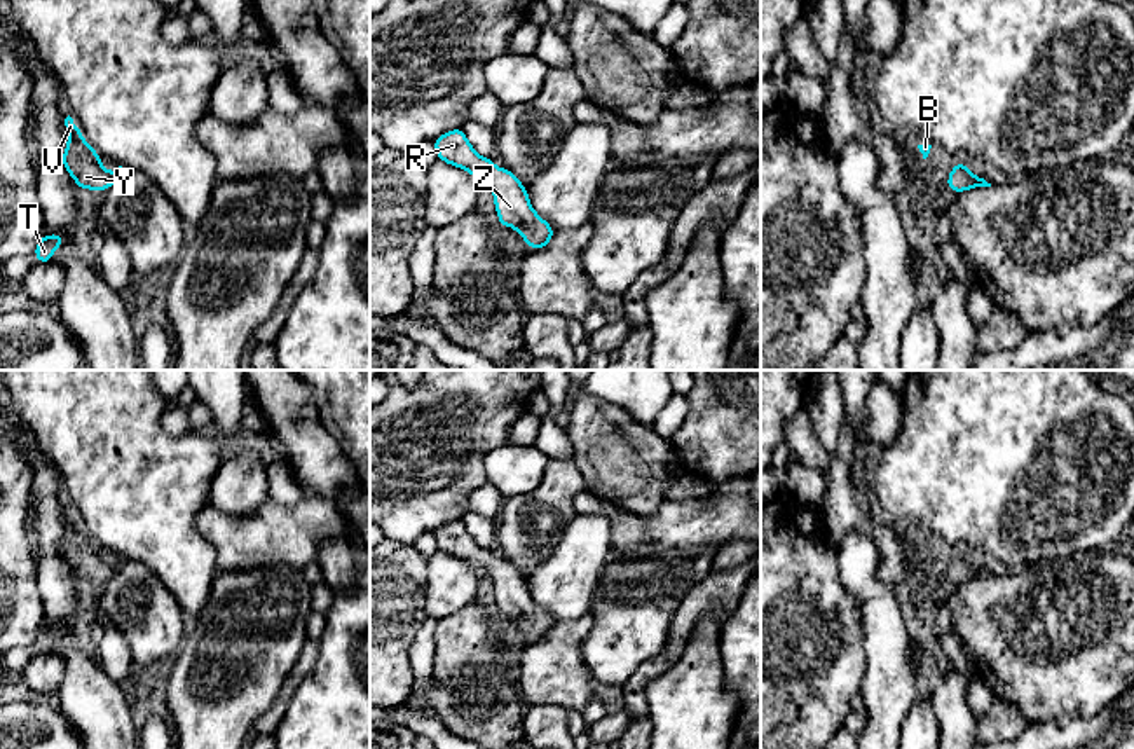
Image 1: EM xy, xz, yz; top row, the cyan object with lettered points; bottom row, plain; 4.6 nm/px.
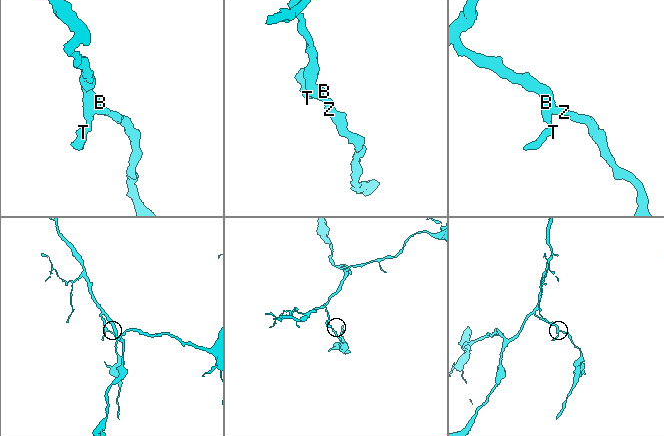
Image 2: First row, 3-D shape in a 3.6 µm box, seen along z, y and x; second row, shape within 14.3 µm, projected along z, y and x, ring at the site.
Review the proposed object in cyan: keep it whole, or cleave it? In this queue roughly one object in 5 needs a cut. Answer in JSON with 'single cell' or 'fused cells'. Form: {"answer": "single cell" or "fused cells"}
{"answer": "single cell"}

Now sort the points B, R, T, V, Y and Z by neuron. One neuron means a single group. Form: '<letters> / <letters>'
B R T V Y Z

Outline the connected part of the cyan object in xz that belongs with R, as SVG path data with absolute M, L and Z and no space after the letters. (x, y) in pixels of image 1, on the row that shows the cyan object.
M462 127L440 134L433 141L438 159L466 169L475 178L485 178L494 194L499 225L513 227L534 250L543 250L555 236L529 203L529 190L506 168L495 168L492 159L480 157L468 141Z

